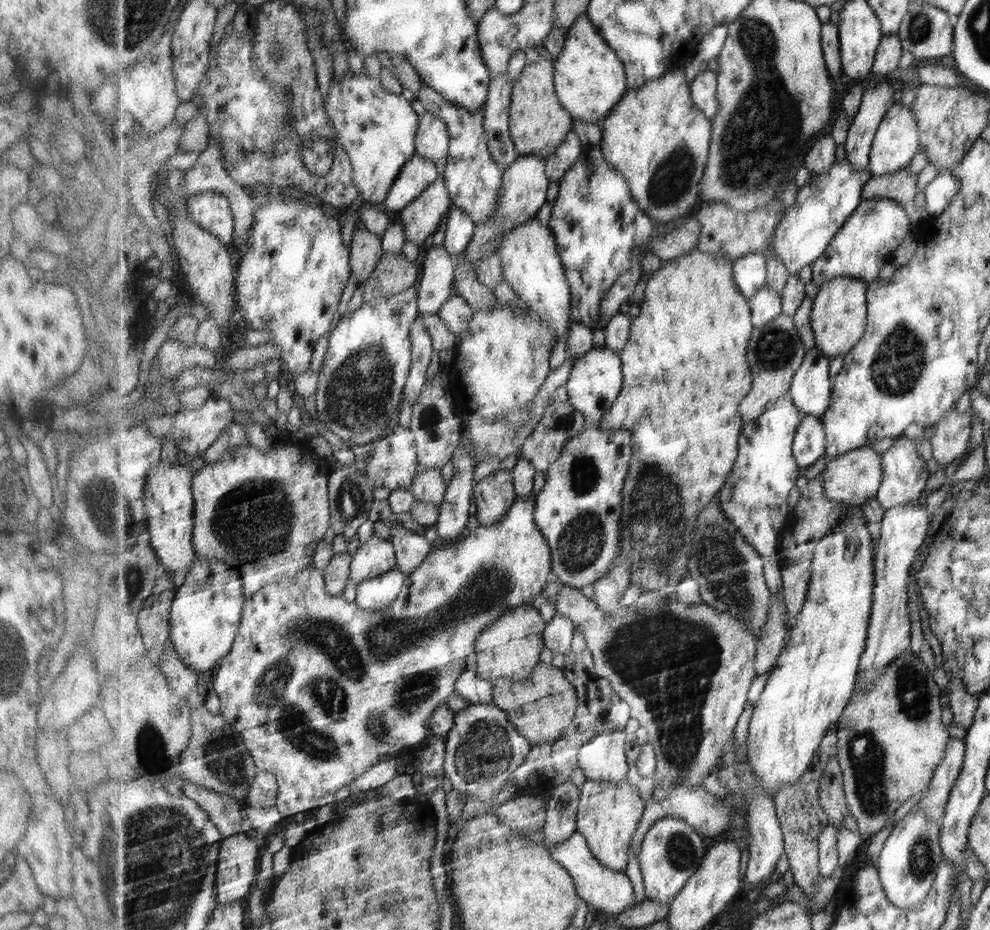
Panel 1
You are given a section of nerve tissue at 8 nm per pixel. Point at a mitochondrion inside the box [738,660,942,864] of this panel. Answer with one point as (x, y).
(867, 756)

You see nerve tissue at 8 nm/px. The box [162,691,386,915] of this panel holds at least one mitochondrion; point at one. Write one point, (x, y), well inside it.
(221, 751)

